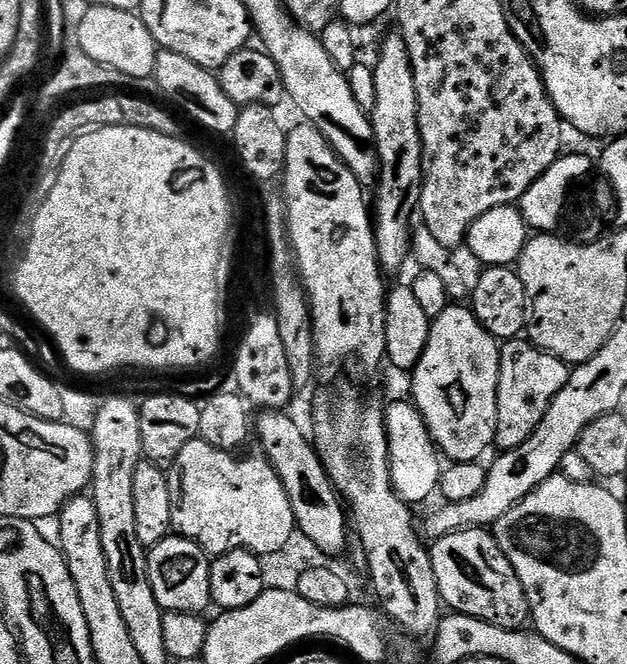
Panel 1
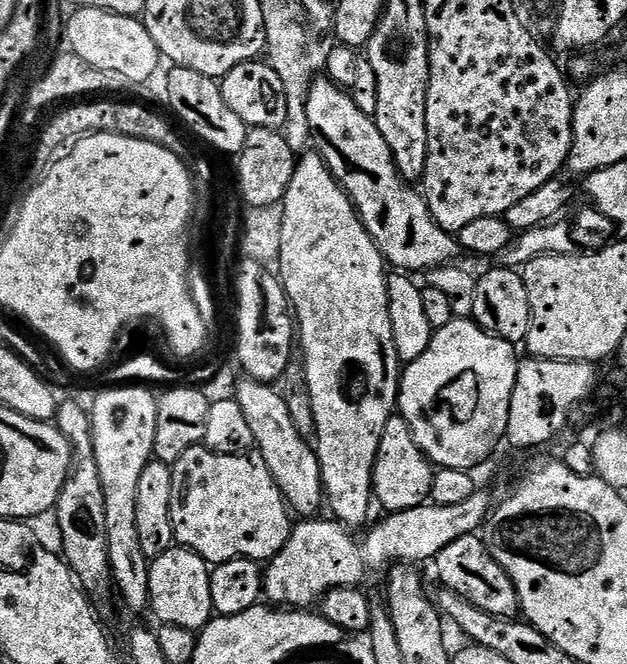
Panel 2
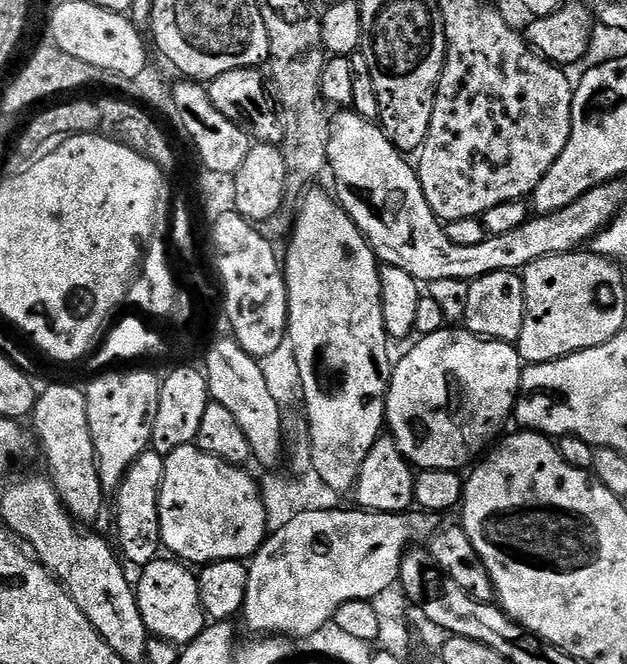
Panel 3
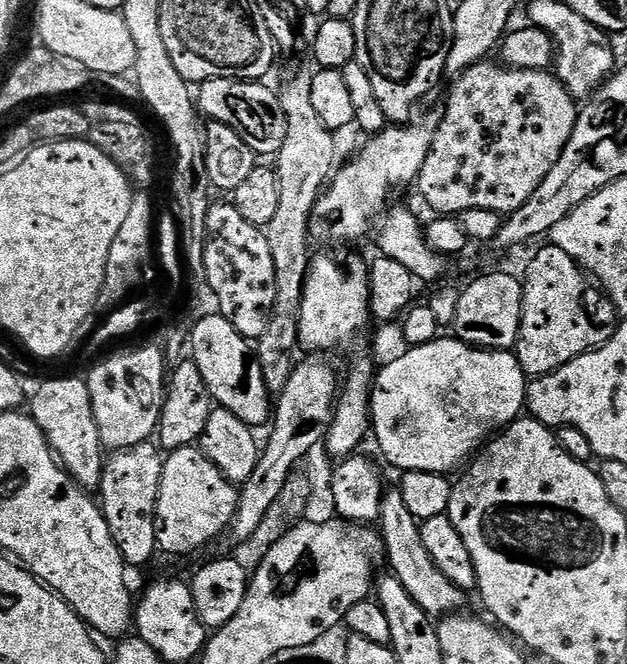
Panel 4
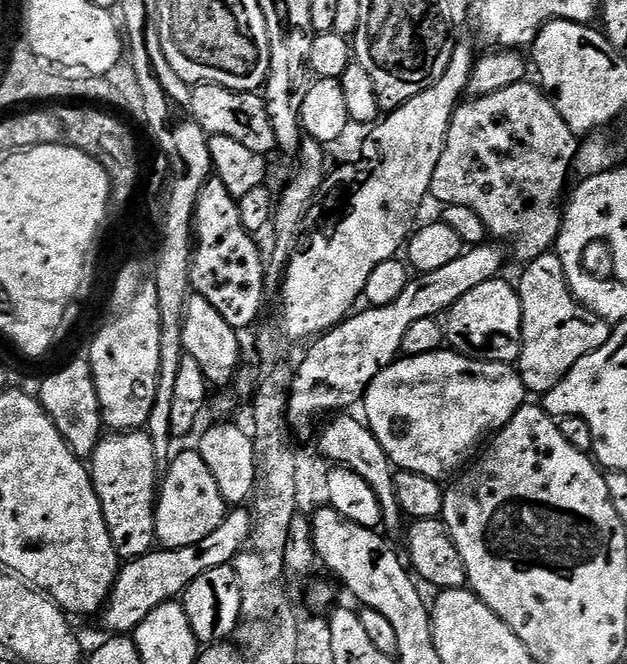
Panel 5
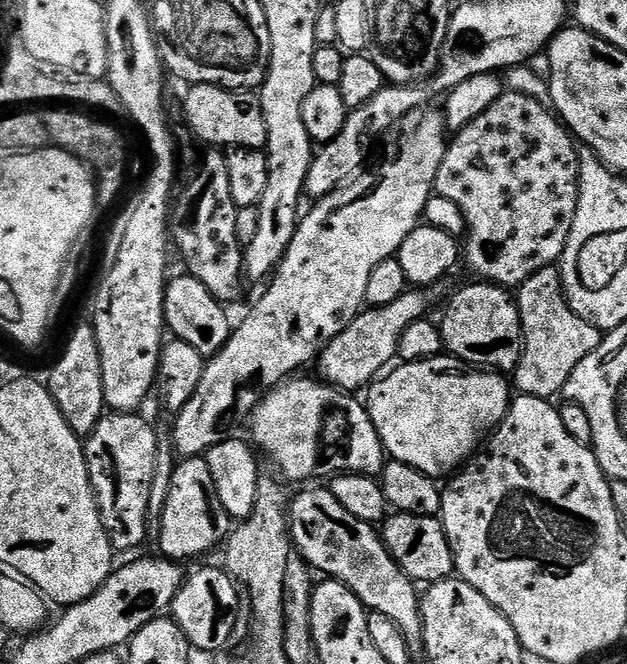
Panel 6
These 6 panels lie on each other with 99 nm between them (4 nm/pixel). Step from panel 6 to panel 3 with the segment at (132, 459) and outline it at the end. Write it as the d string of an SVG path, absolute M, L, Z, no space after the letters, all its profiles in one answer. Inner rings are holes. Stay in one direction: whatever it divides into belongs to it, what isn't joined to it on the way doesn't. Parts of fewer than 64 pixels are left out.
M151 450L143 452L130 466L126 478L122 478L120 488L114 494L116 500L116 540L118 552L129 565L143 566L161 555L160 487L164 473L164 457ZM120 543L120 548L119 544ZM128 560L129 561L128 561Z

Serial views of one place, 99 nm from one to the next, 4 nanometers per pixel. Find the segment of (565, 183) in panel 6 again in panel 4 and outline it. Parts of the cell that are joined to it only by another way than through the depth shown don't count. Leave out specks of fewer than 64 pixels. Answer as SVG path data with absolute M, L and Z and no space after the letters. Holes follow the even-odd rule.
M481 62L470 66L460 76L455 77L452 90L448 94L448 109L443 109L440 117L440 125L436 131L434 142L430 146L430 154L426 154L426 162L420 171L418 189L424 195L424 200L433 208L436 214L459 214L466 210L494 210L501 214L517 212L534 190L542 186L542 178L554 170L554 162L562 158L562 150L566 150L566 142L570 142L570 134L574 134L578 104L574 97L564 88L561 80L557 79L551 71L535 68L534 70L522 70L521 68L509 68L503 63Z

